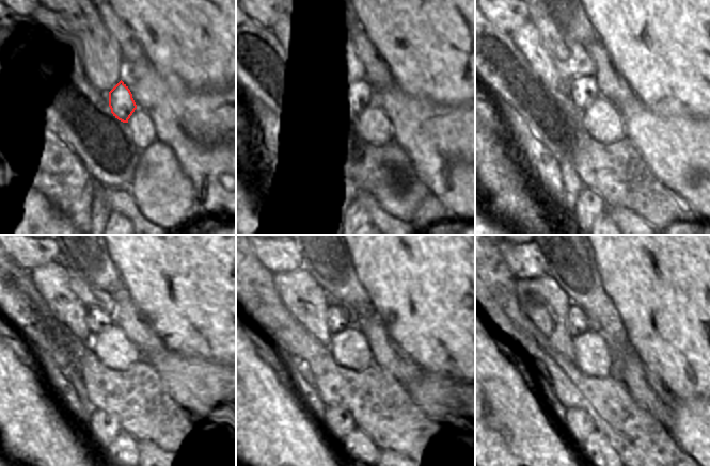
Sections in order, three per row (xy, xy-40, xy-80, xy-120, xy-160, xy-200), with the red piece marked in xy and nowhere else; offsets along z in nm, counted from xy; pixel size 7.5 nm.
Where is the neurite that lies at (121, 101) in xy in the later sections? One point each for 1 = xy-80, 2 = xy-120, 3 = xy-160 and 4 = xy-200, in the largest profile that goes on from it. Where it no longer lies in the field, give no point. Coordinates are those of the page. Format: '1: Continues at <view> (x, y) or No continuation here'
1: Continues at xy-80 (583, 90)
2: Continues at xy-120 (98, 320)
3: Continues at xy-160 (337, 320)
4: Continues at xy-200 (577, 317)

